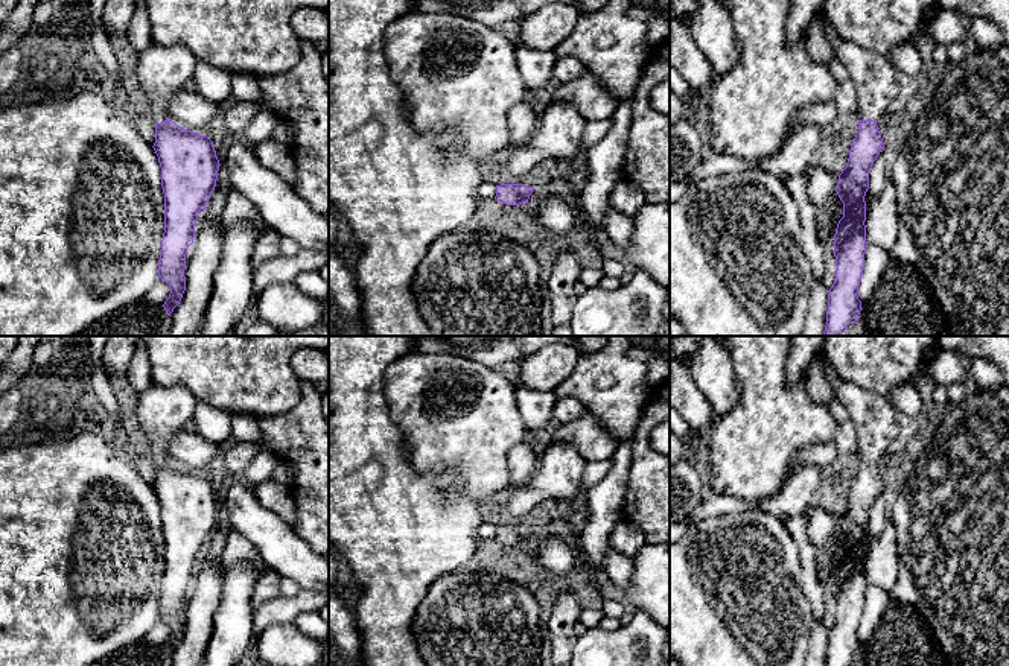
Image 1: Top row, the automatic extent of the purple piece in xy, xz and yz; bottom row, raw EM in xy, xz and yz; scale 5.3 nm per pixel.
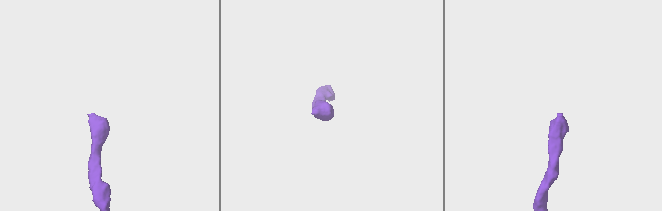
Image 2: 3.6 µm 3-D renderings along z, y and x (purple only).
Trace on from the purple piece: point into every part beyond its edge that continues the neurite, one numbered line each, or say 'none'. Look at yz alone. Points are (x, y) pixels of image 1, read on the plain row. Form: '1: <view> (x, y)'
1: yz (875, 418)

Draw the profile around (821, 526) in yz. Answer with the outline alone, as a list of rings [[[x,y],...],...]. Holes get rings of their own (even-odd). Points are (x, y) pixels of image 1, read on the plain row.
[[[813,505],[805,512],[808,515],[807,534],[814,547],[819,582],[823,587],[829,584],[834,591],[836,569],[843,558],[843,543],[836,532],[839,515],[836,517]]]

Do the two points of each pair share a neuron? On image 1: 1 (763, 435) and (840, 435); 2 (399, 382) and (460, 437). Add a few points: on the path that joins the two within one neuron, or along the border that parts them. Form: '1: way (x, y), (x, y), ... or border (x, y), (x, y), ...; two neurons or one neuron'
1: border (837, 424), (831, 440); two neurons
2: way (417, 400), (420, 417), (429, 424), (442, 424); one neuron

